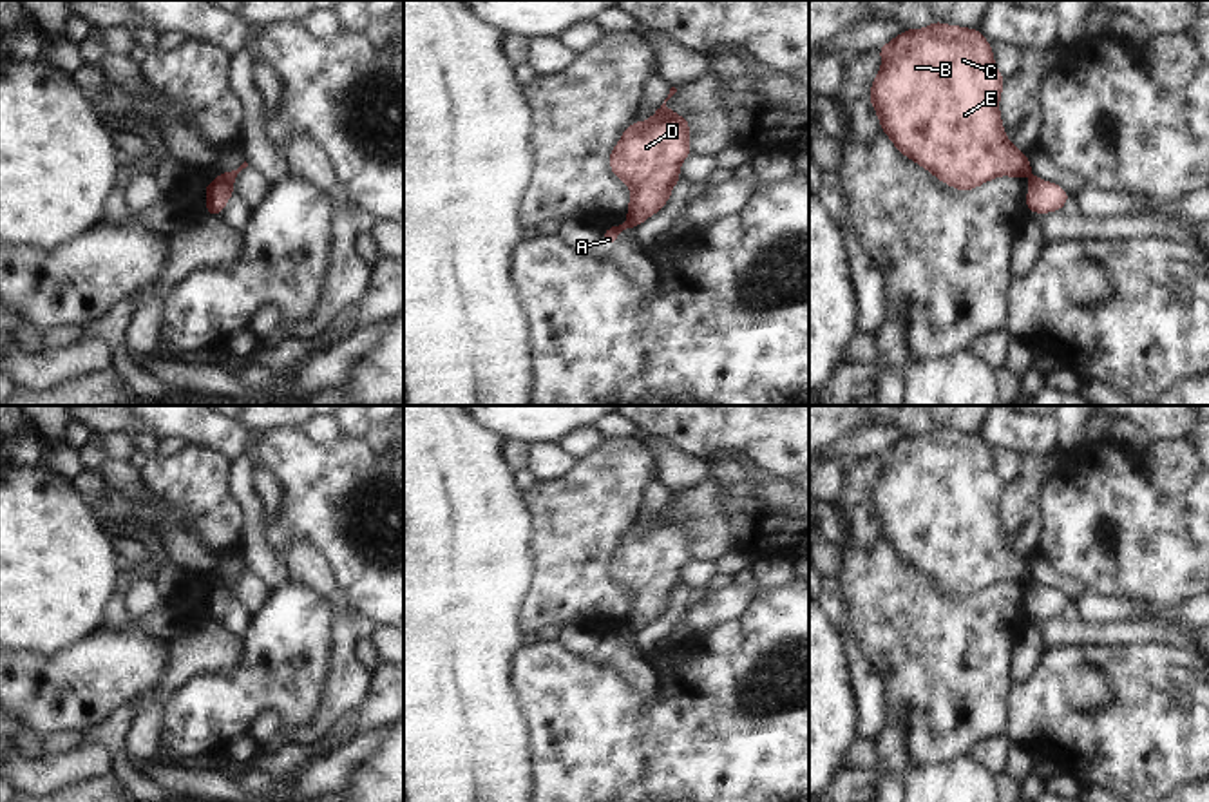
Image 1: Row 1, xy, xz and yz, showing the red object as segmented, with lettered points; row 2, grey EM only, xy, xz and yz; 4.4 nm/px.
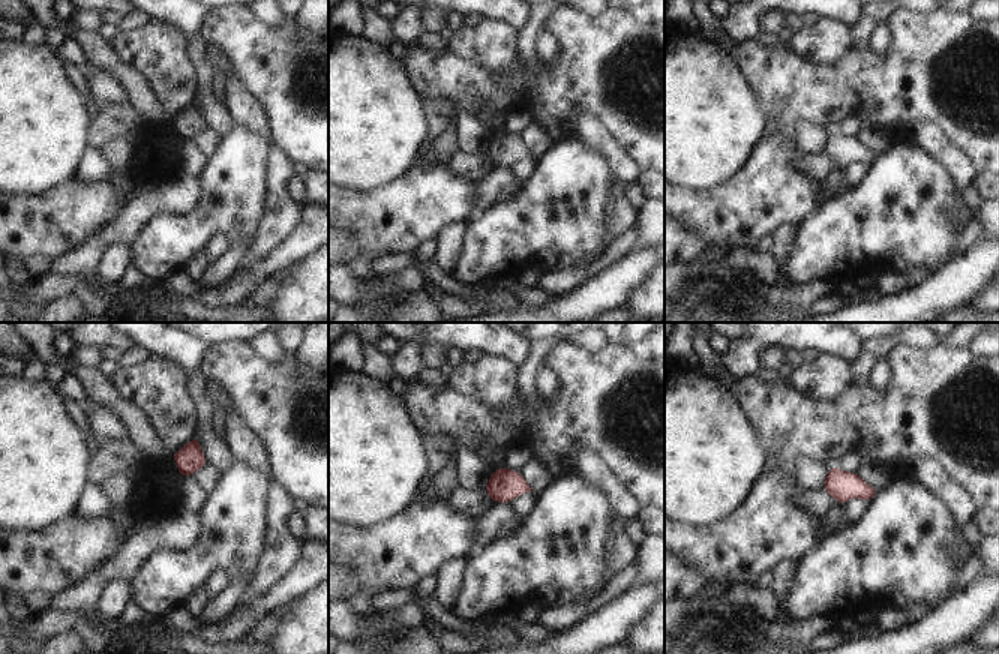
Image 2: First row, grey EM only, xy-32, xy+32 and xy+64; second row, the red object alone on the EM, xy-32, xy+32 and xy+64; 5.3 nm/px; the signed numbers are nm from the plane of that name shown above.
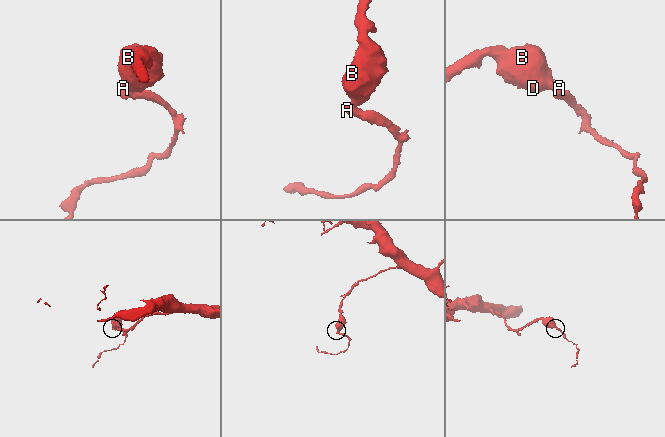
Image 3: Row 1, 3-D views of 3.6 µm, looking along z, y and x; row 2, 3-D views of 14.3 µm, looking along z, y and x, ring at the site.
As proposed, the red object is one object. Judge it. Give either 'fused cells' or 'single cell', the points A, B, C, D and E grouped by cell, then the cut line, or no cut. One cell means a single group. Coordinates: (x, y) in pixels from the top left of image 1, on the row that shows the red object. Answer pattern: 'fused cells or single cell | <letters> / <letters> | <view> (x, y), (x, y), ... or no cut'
fused cells | A / B C D E | xy (219, 176), (230, 183)

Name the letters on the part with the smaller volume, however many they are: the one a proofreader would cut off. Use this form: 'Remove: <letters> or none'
Remove: A

